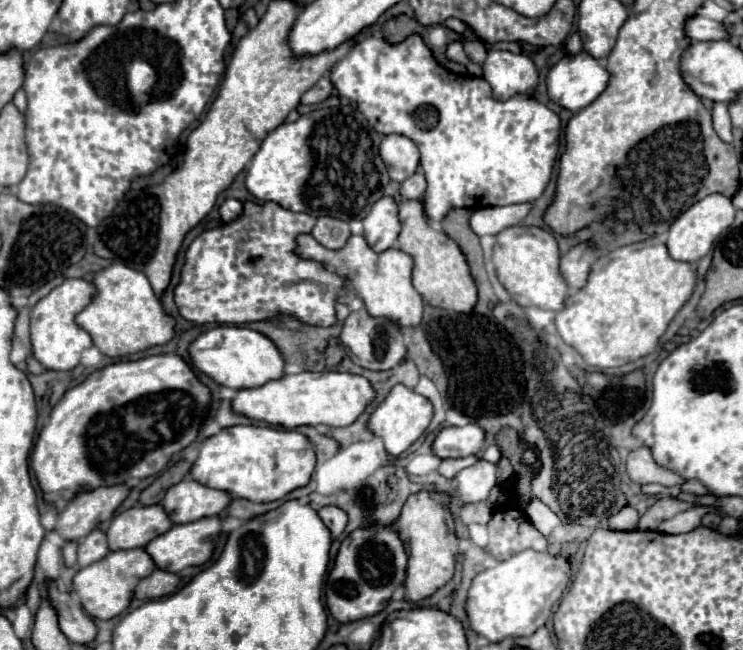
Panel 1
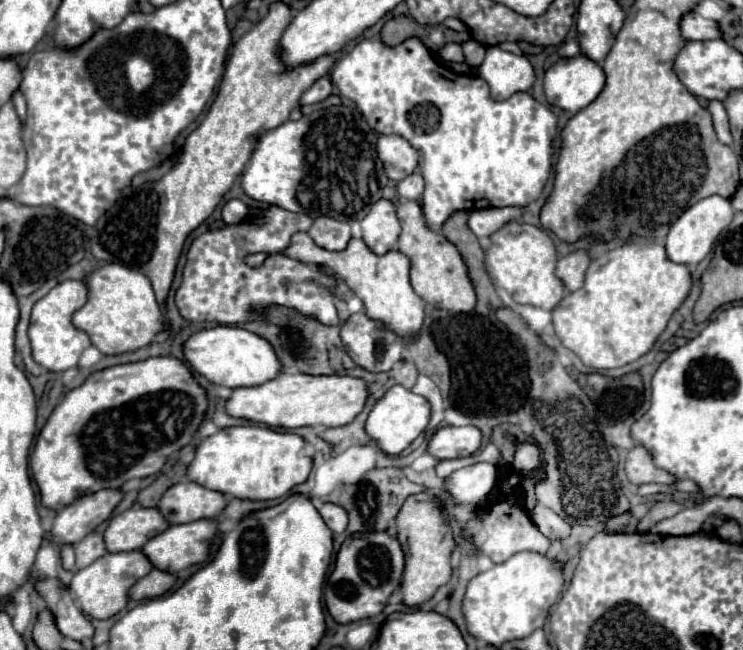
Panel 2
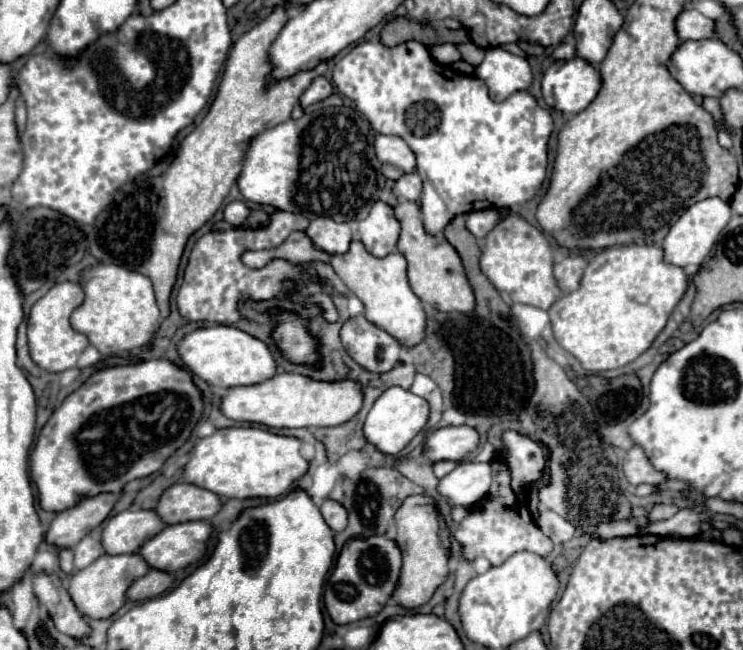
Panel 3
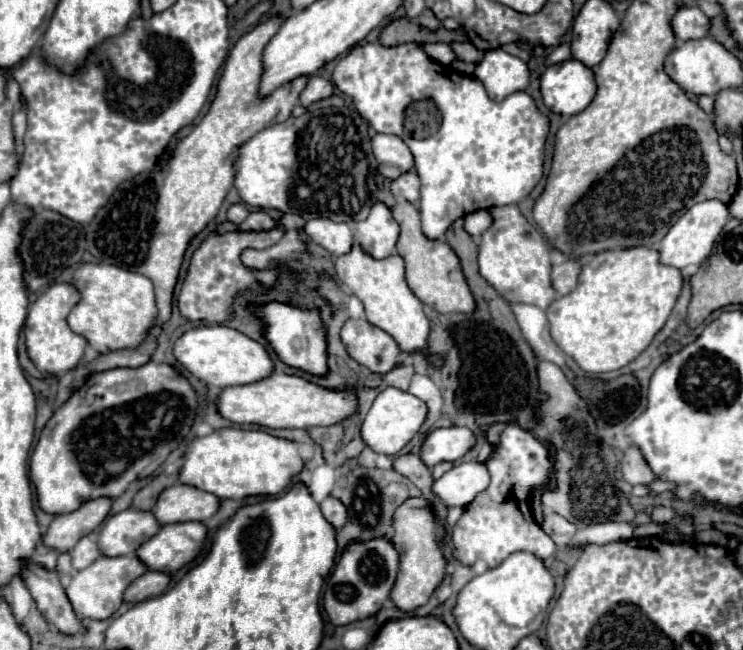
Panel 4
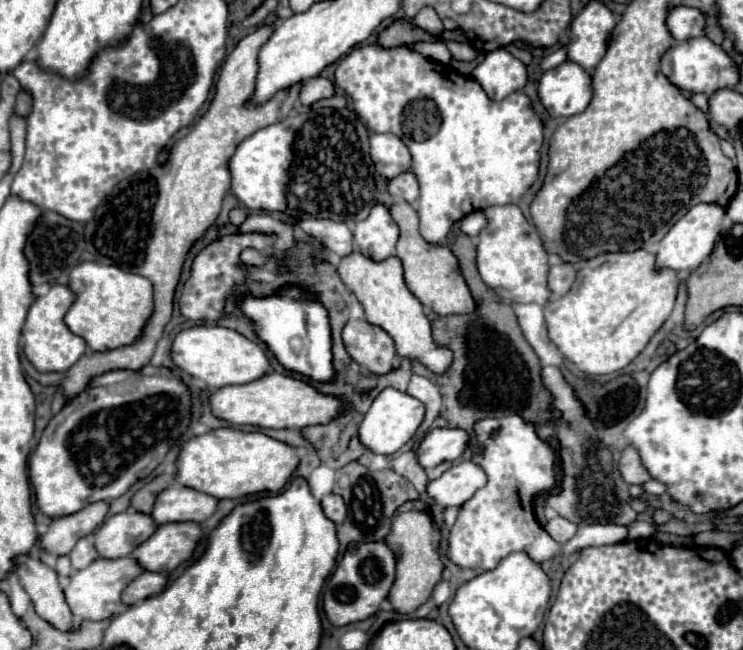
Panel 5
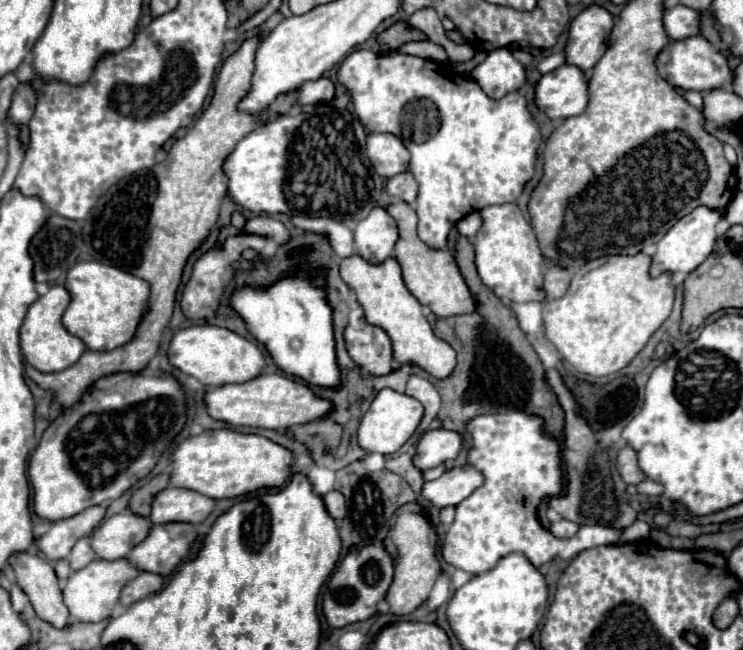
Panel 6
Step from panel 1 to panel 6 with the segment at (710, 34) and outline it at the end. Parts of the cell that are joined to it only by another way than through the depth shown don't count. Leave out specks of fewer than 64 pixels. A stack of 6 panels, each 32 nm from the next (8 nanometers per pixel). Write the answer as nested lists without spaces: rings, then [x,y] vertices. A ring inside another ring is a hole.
[[[678,4],[678,6],[670,8],[670,10],[664,10],[662,22],[664,22],[664,30],[666,30],[668,38],[684,40],[688,36],[696,36],[698,34],[700,16],[698,16],[696,10]]]

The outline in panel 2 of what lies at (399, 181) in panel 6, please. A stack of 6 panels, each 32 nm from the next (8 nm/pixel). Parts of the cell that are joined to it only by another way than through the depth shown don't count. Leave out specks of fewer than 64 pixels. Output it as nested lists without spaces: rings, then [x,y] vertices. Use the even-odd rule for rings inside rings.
[[[414,172],[412,176],[406,176],[404,180],[400,180],[396,184],[396,192],[400,198],[406,198],[406,200],[420,200],[422,192],[424,192],[424,180],[418,172]]]

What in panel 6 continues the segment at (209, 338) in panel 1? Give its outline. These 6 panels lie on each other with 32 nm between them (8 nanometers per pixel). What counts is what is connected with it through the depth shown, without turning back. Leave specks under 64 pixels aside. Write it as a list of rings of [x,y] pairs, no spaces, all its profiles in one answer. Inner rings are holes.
[[[188,326],[178,330],[170,344],[168,344],[168,362],[182,370],[184,374],[194,376],[196,380],[200,380],[204,386],[224,386],[224,384],[236,384],[236,382],[248,382],[252,378],[256,378],[262,368],[264,368],[264,356],[260,352],[260,348],[226,330],[226,328],[218,328],[218,326]]]

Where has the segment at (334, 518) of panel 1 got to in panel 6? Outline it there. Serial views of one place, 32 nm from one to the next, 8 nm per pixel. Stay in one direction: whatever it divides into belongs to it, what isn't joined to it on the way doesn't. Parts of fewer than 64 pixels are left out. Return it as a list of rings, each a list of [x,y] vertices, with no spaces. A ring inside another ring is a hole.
[[[330,490],[330,492],[324,496],[324,502],[326,502],[326,508],[328,508],[328,512],[330,512],[332,518],[344,518],[344,514],[346,514],[346,504],[344,504],[342,492]]]

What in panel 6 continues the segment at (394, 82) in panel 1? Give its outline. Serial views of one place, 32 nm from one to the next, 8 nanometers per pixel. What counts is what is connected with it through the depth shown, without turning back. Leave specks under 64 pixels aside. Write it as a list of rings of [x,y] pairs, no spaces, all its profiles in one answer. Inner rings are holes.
[[[354,50],[346,56],[338,70],[338,80],[352,94],[354,112],[368,128],[368,132],[390,132],[400,138],[408,152],[408,170],[418,182],[416,214],[418,214],[418,236],[430,248],[446,248],[448,232],[454,222],[462,220],[476,208],[486,208],[492,204],[516,202],[524,190],[524,184],[534,176],[536,150],[540,146],[540,132],[532,114],[526,108],[526,98],[518,92],[510,92],[500,100],[492,100],[472,78],[462,74],[452,74],[450,66],[444,62],[424,60],[416,56],[380,56],[374,50]],[[418,126],[440,126],[424,142],[418,142]]]

